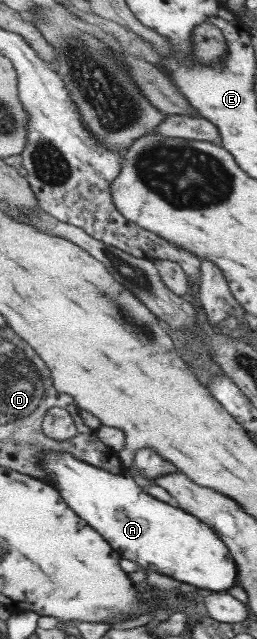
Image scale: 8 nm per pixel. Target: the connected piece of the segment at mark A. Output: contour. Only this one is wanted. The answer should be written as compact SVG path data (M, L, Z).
M55 452L43 457L42 467L50 475L50 481L49 479L46 481L57 488L71 509L103 534L103 537L119 550L123 558L137 561L142 567L182 583L213 592L224 592L225 589L231 589L239 583L238 564L219 534L202 518L195 517L195 514L189 510L181 509L175 502L159 501L153 495L149 495L146 489L139 487L129 469L126 468L121 473L111 473L95 465L89 465L85 461L79 461L71 453Z

